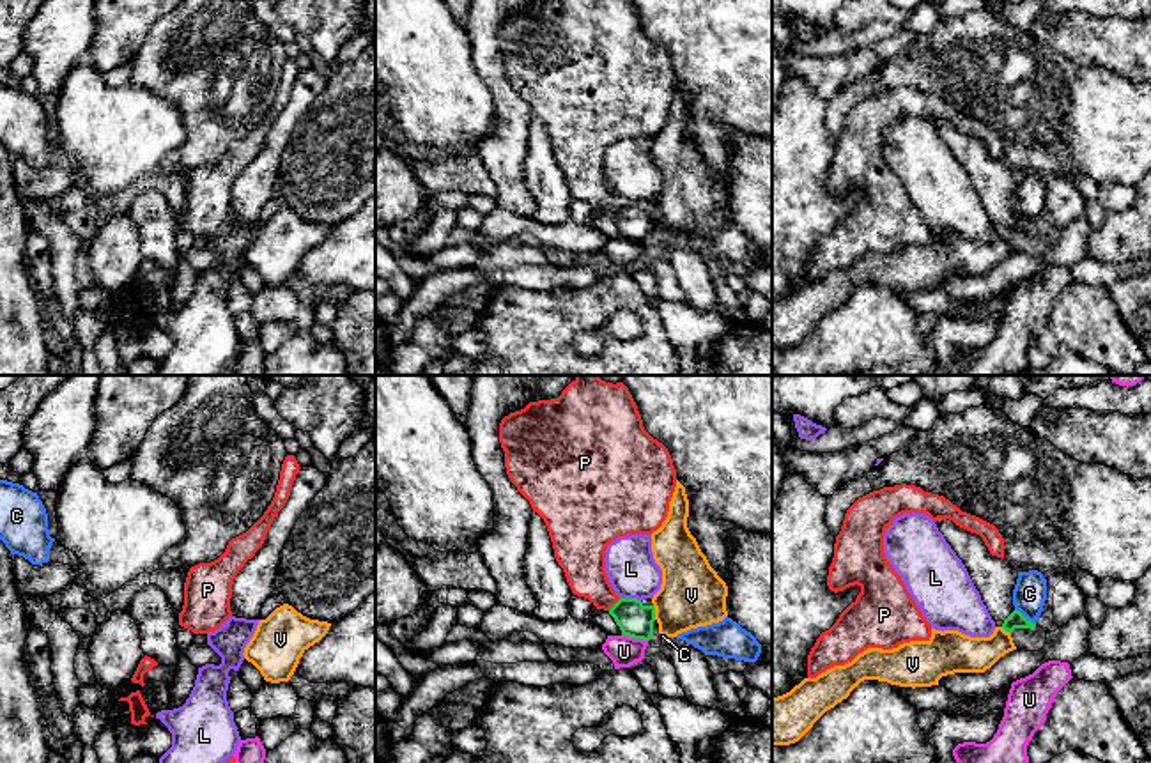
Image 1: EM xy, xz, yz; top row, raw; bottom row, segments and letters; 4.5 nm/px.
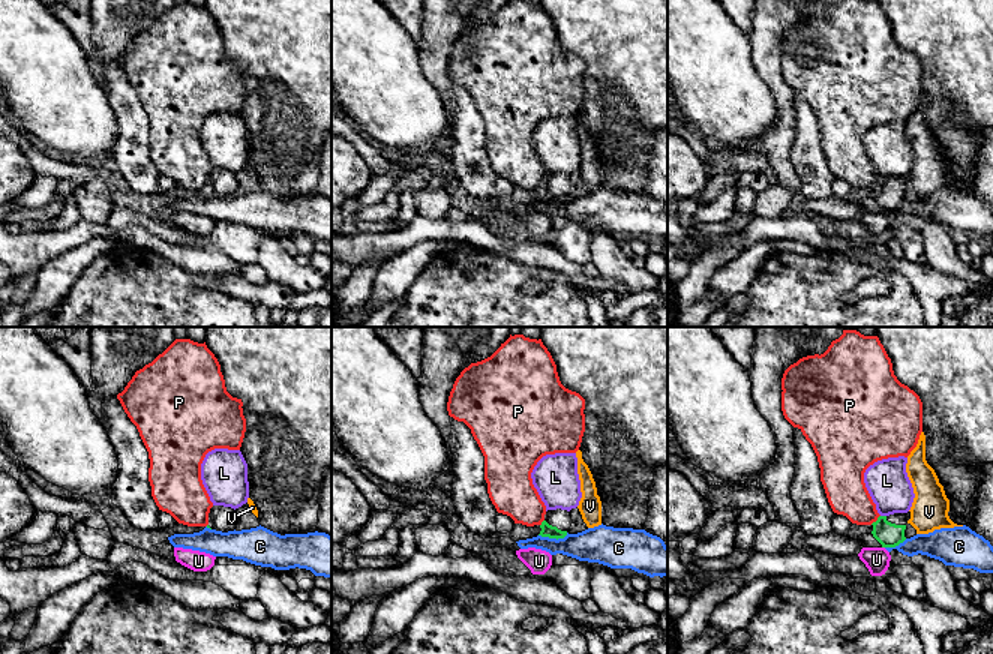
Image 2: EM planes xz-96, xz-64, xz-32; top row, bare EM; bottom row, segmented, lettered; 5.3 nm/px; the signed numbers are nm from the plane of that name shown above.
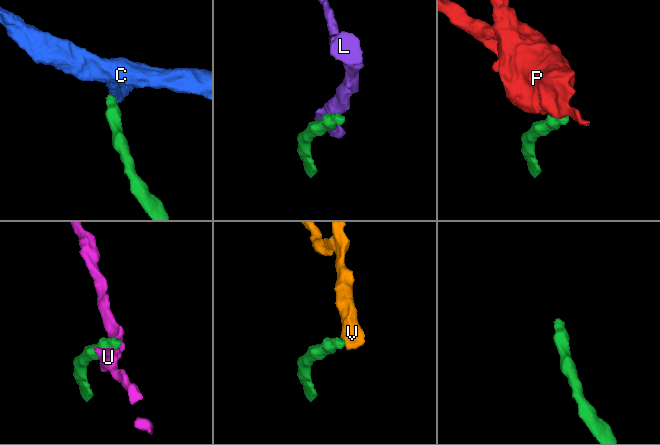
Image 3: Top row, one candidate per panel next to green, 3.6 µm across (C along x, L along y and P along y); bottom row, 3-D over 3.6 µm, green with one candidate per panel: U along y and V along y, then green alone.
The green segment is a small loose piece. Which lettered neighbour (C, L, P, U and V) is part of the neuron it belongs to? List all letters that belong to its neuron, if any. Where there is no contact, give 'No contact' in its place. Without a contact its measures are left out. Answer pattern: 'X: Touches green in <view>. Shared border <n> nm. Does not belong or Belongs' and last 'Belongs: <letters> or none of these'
C: Touches green in yz. Shared border 120 nm. Does not belong
L: Touches green in xz. Shared border 100 nm. Does not belong
P: Touches green in xz. Shared border 80 nm. Does not belong
U: Touches green in xz. Shared border 130 nm. Does not belong
V: Touches green in xz. Shared border 70 nm. Does not belong
Belongs: none of these

